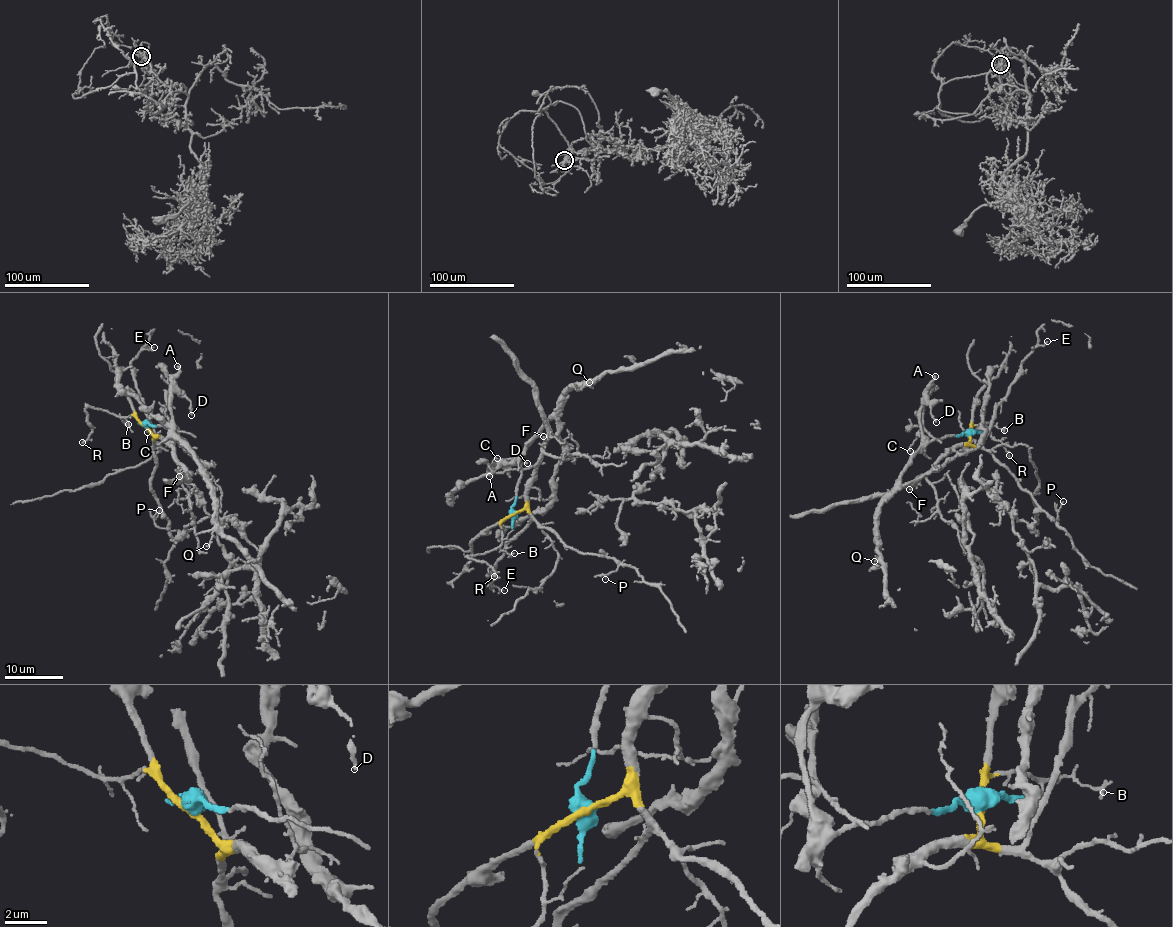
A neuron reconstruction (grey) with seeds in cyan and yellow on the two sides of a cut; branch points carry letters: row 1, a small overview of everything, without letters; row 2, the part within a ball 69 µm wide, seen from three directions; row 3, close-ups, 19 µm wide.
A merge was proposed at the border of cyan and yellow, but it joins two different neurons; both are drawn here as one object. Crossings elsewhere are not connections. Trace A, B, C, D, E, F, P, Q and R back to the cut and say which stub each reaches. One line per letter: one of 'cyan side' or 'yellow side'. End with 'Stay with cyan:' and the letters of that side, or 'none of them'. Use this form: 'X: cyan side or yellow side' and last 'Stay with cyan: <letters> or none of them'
A: cyan side
B: yellow side
C: cyan side
D: cyan side
E: yellow side
F: yellow side
P: yellow side
Q: cyan side
R: yellow side
Stay with cyan: A, C, D, Q

